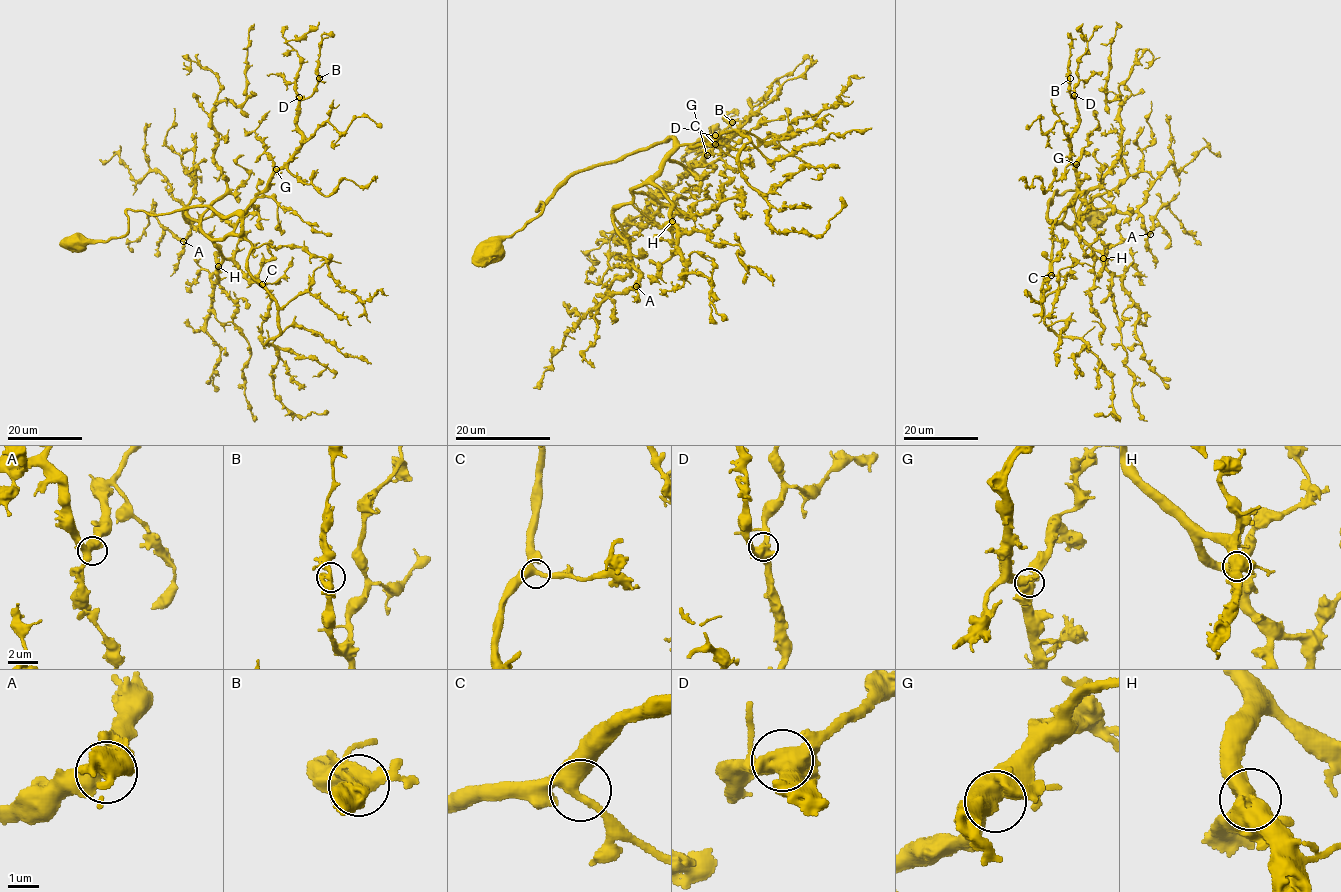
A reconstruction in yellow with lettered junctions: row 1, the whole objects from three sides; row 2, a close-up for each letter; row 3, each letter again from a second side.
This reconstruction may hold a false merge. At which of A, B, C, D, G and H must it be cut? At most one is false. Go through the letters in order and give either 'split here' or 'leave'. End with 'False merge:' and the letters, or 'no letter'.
A: leave
B: leave
C: leave
D: leave
G: leave
H: leave
False merge: no letter

